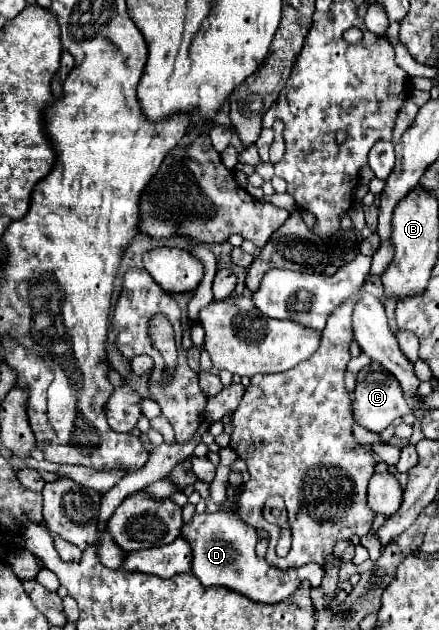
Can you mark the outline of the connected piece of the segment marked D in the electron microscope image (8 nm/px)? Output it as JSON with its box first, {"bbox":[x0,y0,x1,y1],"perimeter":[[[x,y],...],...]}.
{"bbox":[181,512,325,604],"perimeter":[[[215,512],[215,514],[195,514],[191,522],[187,522],[181,530],[193,546],[193,574],[201,580],[203,586],[225,586],[247,598],[261,604],[283,602],[297,590],[303,580],[309,580],[311,586],[319,586],[325,574],[319,564],[305,564],[301,568],[281,570],[277,566],[269,566],[265,558],[255,556],[257,532],[255,528],[241,522],[235,512]]]}

